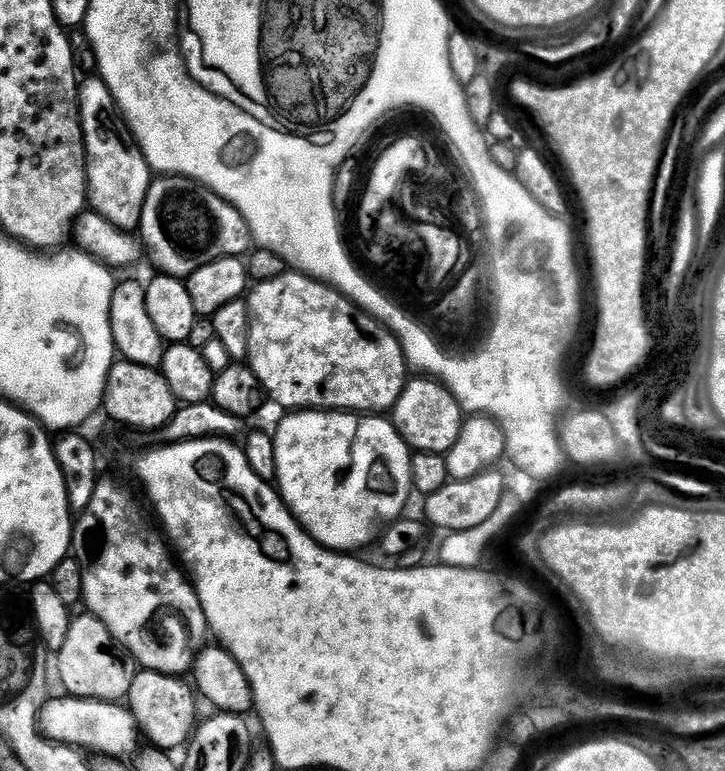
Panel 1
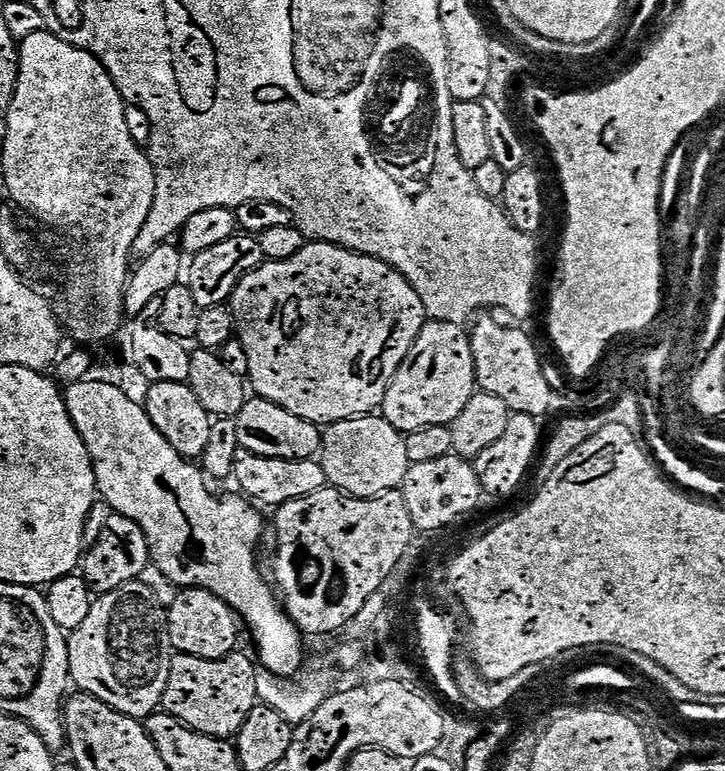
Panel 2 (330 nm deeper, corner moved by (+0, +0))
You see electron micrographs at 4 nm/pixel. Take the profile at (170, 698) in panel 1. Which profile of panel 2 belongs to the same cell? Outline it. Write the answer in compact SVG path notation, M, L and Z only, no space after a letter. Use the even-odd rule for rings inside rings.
M233 654L221 660L207 660L173 655L170 662L170 682L166 682L163 711L171 714L186 727L213 736L215 740L235 737L242 722L246 722L250 710L258 707L258 668L253 657L249 656Z

